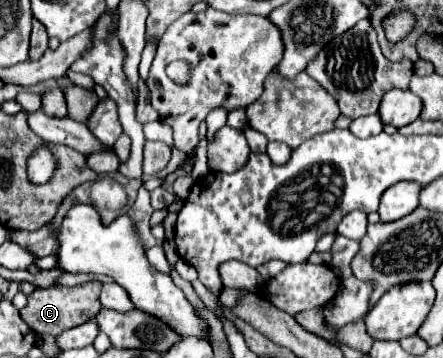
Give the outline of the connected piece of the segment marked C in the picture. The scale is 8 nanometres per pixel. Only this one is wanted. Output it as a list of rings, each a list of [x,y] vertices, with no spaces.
[[[86,282],[74,288],[36,288],[28,296],[28,304],[20,310],[20,316],[36,334],[60,336],[64,330],[80,326],[100,312],[102,308],[98,302],[100,290],[102,290],[100,282]]]

